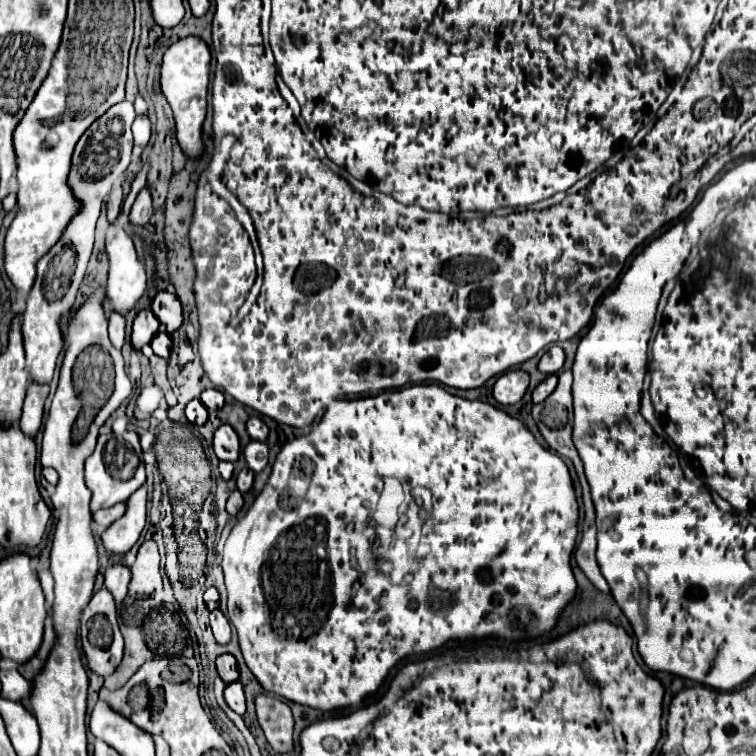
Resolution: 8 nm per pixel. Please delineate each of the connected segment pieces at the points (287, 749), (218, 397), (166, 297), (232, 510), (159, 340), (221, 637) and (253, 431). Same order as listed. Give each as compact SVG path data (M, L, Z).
M262 694L256 698L256 714L268 744L278 754L292 754L296 750L296 744L290 706L282 698Z
M204 390L200 396L200 402L210 410L220 410L224 406L224 394L220 390Z
M158 292L152 300L152 312L168 334L174 334L182 326L182 304L174 292Z
M234 490L234 492L230 494L228 502L226 502L226 510L228 510L228 514L230 514L230 516L236 516L236 514L238 514L238 510L240 510L243 505L244 499L242 494L240 494L238 490Z
M162 330L154 336L154 342L152 342L152 350L156 356L160 358L170 358L170 352L172 352L172 338Z
M220 608L210 612L210 626L212 626L214 638L216 638L218 644L228 644L230 642L230 622Z
M252 416L248 420L248 434L252 436L252 440L260 440L264 442L268 438L268 426L258 418L258 416Z

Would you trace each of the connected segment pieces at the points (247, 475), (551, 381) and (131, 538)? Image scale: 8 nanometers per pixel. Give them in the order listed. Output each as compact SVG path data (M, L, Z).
M244 468L240 474L238 474L238 490L244 494L252 488L252 482L254 482L254 472L250 468Z
M550 374L550 376L546 376L538 386L536 386L536 390L532 392L532 400L534 400L534 404L538 404L538 402L544 402L552 392L554 392L554 388L556 388L556 384L558 384L558 376L556 374Z
M140 488L128 498L128 510L110 528L102 532L102 544L110 554L126 554L136 542L146 524L146 488Z

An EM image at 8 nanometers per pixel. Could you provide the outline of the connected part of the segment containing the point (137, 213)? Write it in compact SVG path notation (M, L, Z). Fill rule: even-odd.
M144 186L138 192L138 196L136 196L136 202L134 202L132 212L130 212L130 220L134 224L146 224L152 214L154 214L154 208L152 208L152 192L150 192L148 186Z

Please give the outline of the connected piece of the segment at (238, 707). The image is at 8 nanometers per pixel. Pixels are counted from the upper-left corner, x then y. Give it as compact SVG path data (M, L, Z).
M232 682L226 686L224 690L224 698L228 702L228 706L236 712L236 714L244 714L246 712L246 702L244 702L244 690L242 690L242 684L240 682Z

